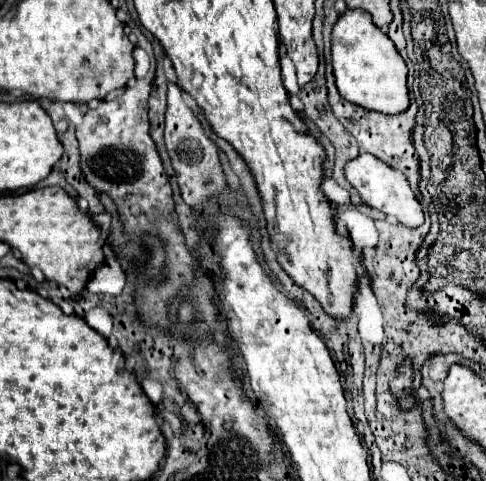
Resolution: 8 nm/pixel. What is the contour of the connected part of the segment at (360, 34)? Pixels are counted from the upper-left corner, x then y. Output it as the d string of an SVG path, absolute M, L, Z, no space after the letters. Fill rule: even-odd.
M347 10L331 32L331 66L341 98L365 110L397 114L409 106L407 66L389 36L379 30L365 10Z

